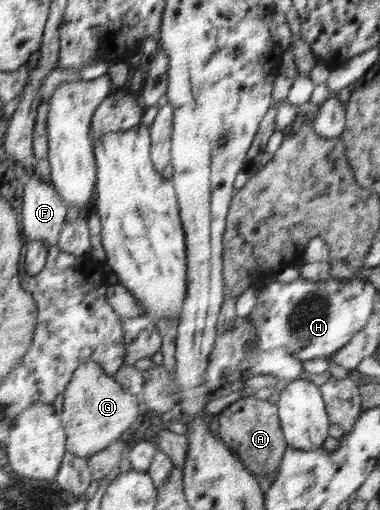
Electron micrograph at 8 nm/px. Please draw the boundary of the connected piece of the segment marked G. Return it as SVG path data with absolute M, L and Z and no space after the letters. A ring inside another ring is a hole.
M95 360L82 363L71 377L64 391L64 403L61 422L65 428L66 452L79 457L91 457L93 454L117 442L135 421L149 420L159 423L157 414L144 405L140 395L125 391L123 385L103 372L103 366Z

